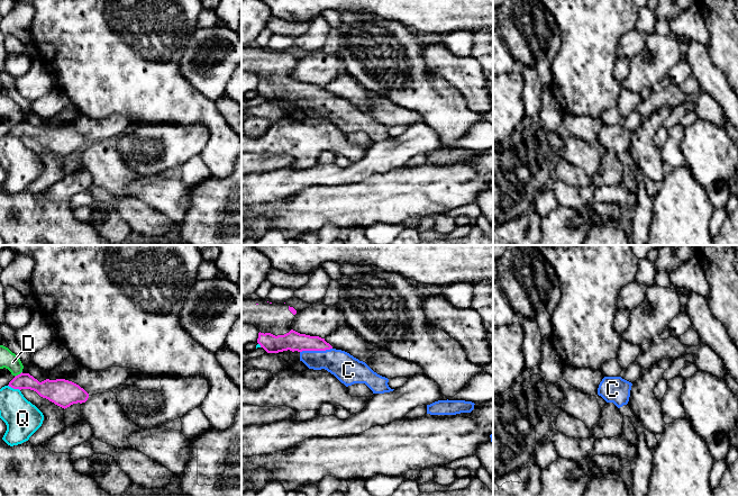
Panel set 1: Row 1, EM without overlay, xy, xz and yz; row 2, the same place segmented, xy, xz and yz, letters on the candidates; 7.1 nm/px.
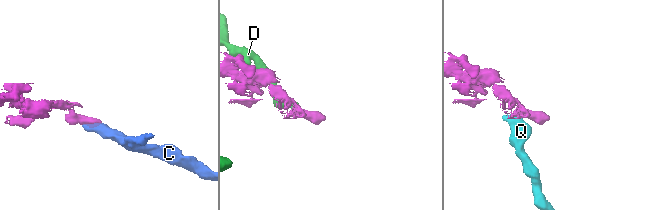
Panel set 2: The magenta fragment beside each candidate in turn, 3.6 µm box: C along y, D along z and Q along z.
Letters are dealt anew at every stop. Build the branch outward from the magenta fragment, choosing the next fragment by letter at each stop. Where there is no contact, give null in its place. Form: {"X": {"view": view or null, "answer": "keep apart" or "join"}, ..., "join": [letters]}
{"C": {"view": "xz", "answer": "join"}, "D": {"view": "xy", "answer": "keep apart"}, "Q": {"view": "xy", "answer": "keep apart"}, "join": ["C"]}

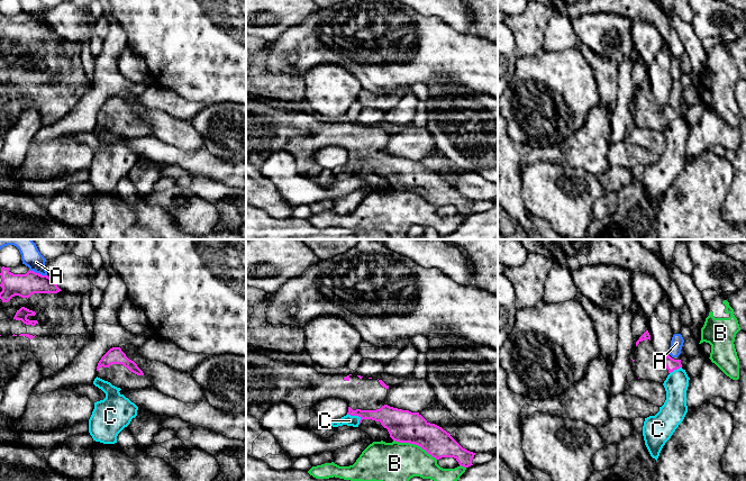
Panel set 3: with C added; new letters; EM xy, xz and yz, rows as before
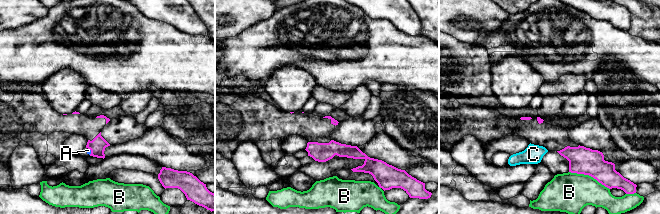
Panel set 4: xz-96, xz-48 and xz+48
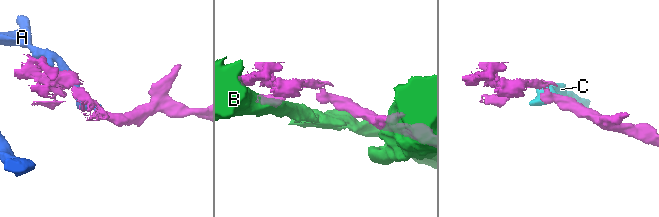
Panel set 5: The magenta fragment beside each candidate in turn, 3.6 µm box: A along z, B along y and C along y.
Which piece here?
{"A": {"view": "xy", "answer": "keep apart"}, "B": {"view": "xz", "answer": "keep apart"}, "C": {"view": "xz", "answer": "keep apart"}, "join": []}

